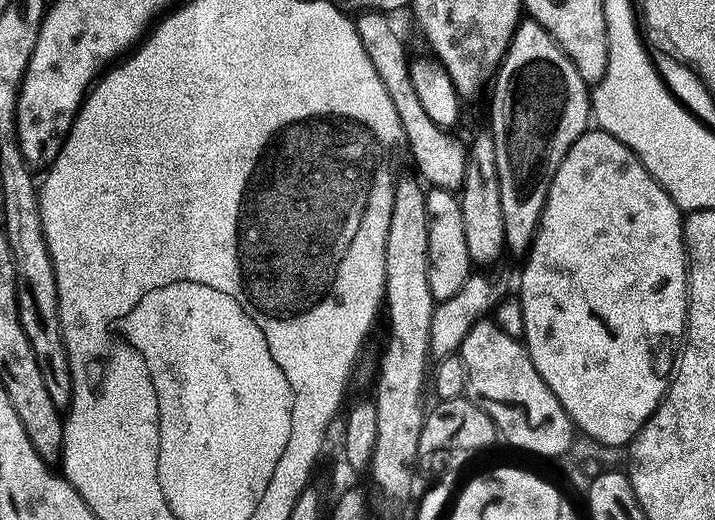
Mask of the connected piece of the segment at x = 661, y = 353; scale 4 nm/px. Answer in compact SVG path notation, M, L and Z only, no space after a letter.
M589 130L582 138L578 138L578 142L574 142L570 154L566 154L554 178L540 219L540 228L536 232L536 241L532 243L532 250L526 257L528 265L524 268L518 294L518 301L525 314L523 343L538 374L542 374L546 386L550 386L558 402L562 402L573 425L579 431L581 428L590 439L597 440L608 448L627 449L659 410L661 400L668 395L669 377L673 375L688 327L688 251L684 245L684 222L685 217L680 207L673 202L670 194L666 194L666 190L662 190L660 183L649 174L646 166L642 166L642 162L626 144L605 132Z

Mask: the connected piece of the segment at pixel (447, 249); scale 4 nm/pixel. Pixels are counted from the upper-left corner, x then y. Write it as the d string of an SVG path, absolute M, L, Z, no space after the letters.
M432 188L425 202L429 220L429 284L437 304L450 302L474 275L469 243L466 242L465 219L461 197L455 192Z

